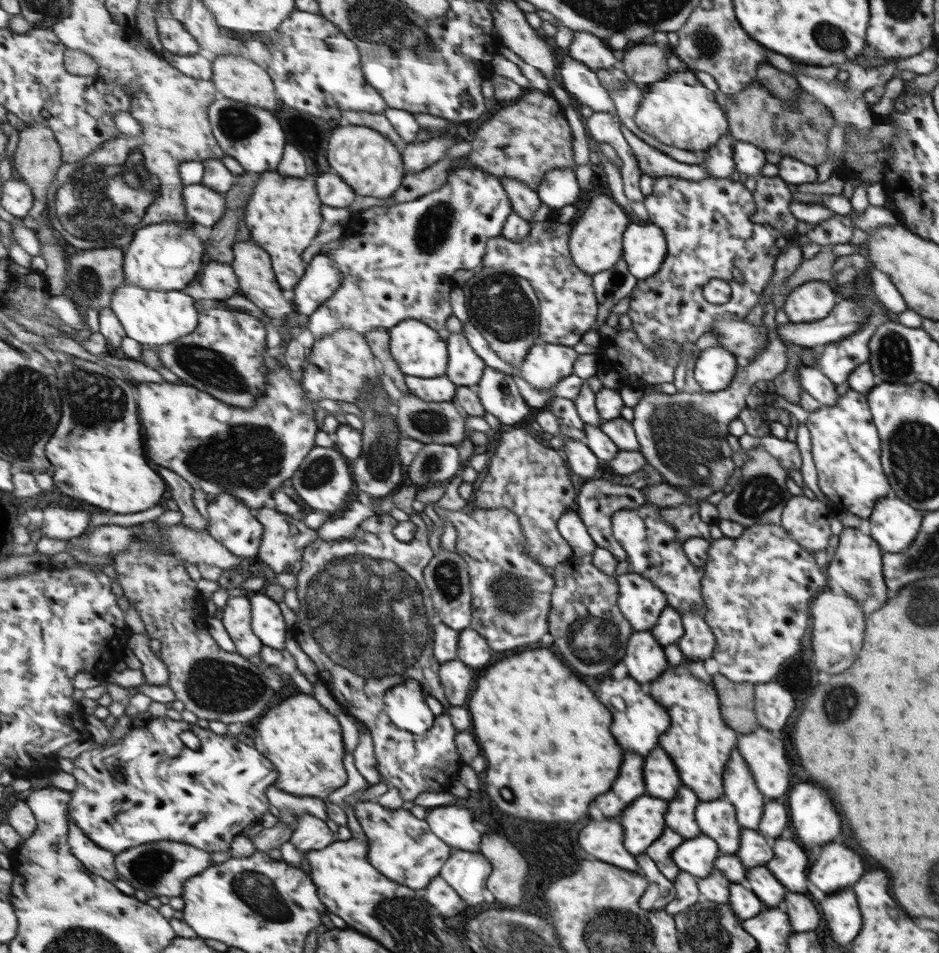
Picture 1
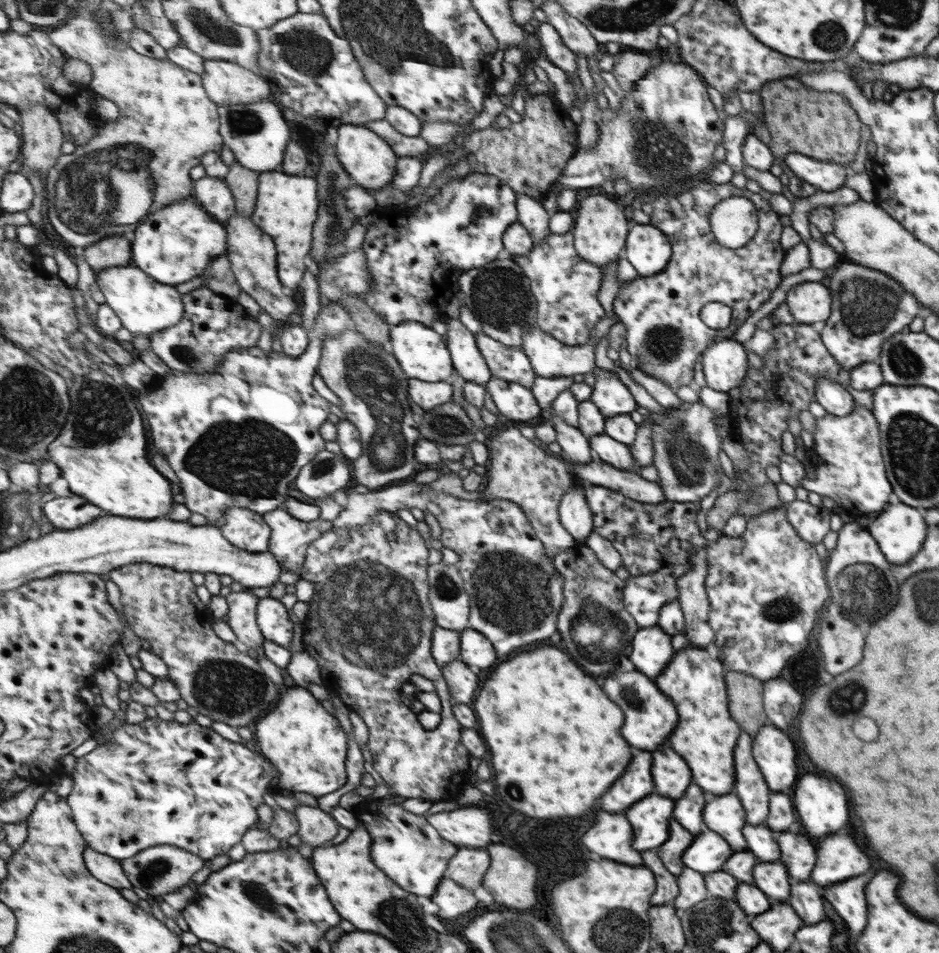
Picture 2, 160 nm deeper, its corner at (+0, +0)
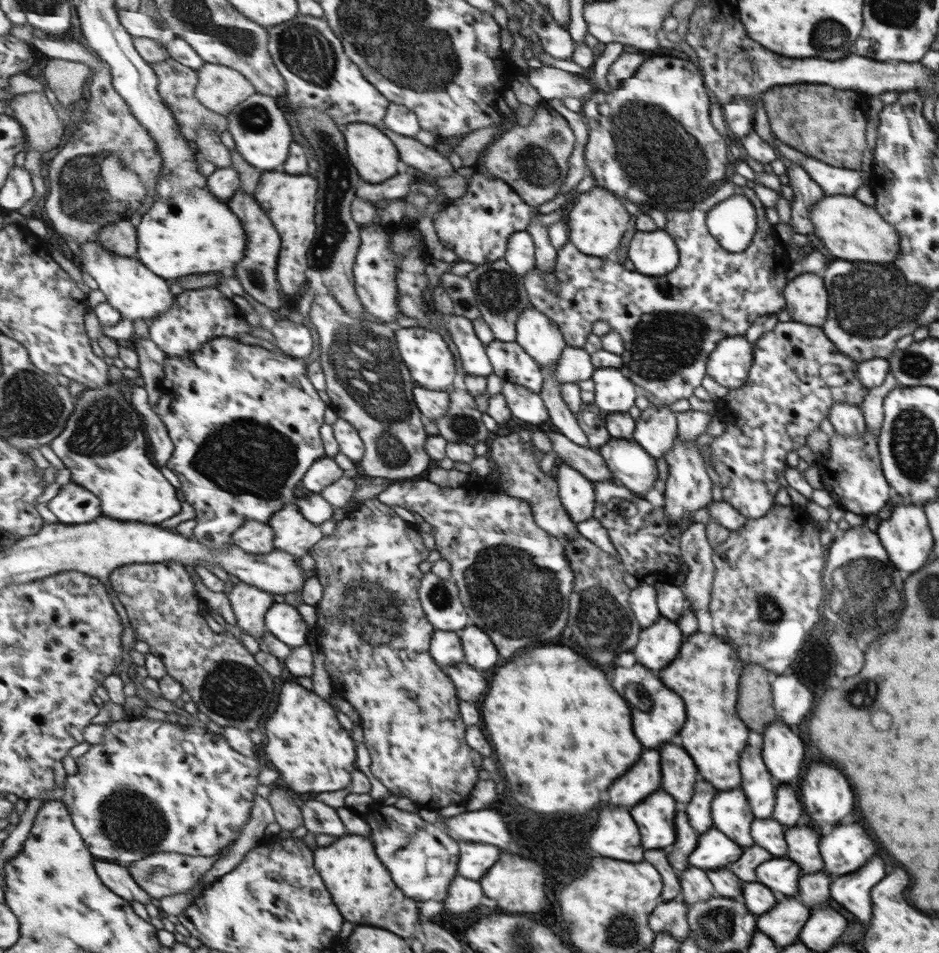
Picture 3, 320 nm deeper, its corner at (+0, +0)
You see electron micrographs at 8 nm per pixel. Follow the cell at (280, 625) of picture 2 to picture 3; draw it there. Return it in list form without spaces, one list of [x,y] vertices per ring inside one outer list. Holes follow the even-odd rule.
[[[285,601],[275,603],[269,609],[266,625],[269,631],[292,647],[308,644],[308,632],[313,631],[298,608]]]

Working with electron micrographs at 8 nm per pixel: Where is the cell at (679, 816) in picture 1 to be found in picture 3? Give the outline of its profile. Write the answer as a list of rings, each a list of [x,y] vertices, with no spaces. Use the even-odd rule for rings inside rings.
[[[697,780],[695,784],[695,796],[693,800],[687,804],[685,814],[689,818],[691,828],[697,833],[701,834],[712,826],[712,800],[715,798],[715,789],[709,781]]]

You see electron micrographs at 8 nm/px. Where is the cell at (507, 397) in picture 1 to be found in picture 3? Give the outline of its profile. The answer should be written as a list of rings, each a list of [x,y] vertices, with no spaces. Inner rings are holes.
[[[505,381],[501,392],[506,396],[513,417],[531,425],[543,424],[550,420],[545,401],[534,390]]]

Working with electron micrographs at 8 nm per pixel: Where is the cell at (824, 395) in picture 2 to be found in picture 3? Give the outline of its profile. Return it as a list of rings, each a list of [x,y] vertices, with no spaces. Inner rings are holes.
[[[834,402],[829,408],[827,420],[837,435],[861,437],[866,431],[864,416],[861,410],[852,404]]]

